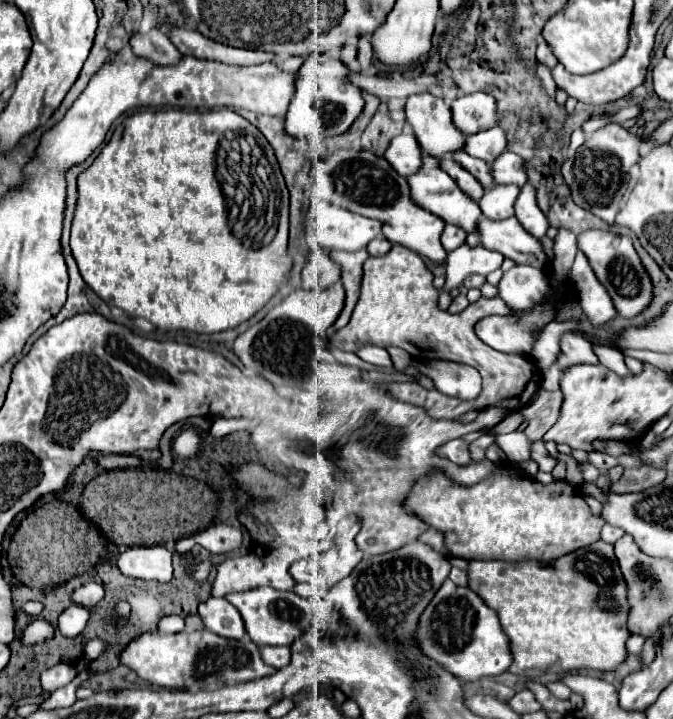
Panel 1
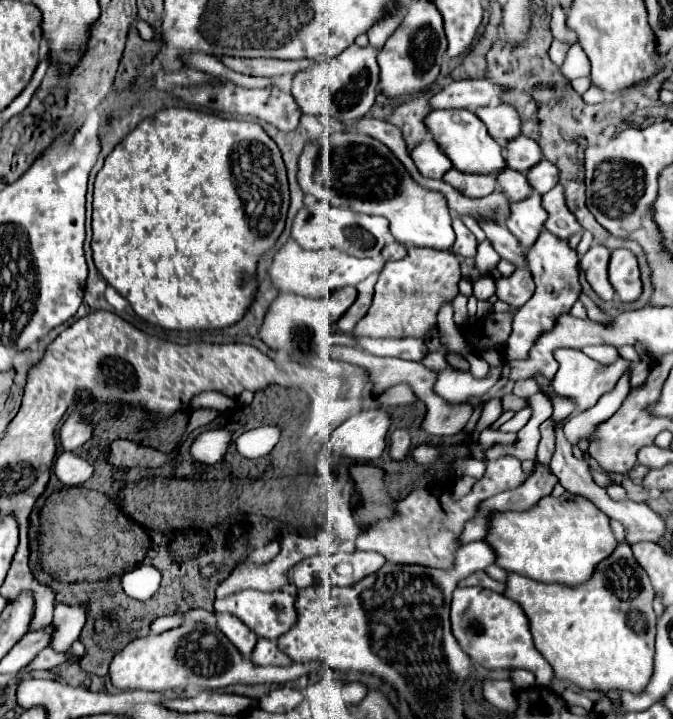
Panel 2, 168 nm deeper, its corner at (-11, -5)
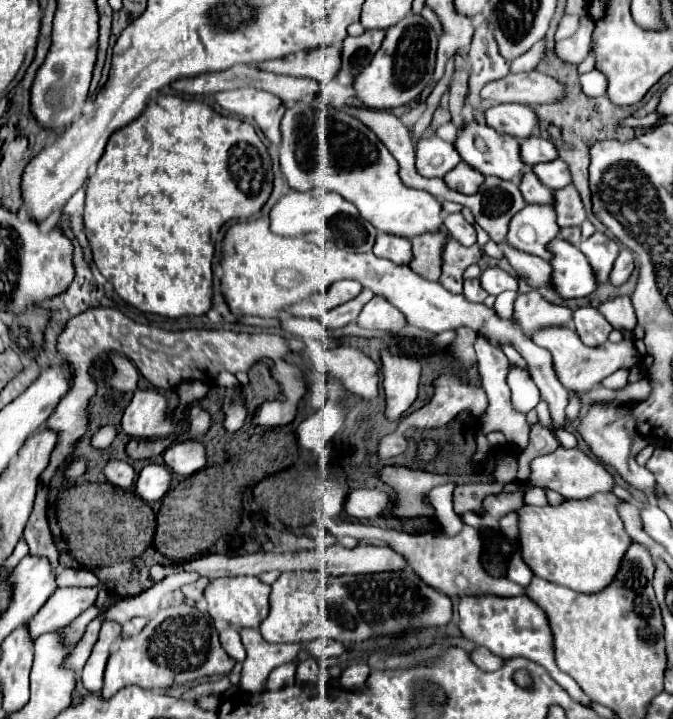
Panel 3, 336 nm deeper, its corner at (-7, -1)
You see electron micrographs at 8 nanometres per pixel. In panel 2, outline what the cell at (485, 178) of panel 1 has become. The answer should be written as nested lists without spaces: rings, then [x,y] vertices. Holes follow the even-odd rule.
[[[504,167],[504,169],[496,171],[494,177],[500,185],[500,191],[504,191],[504,195],[508,195],[510,201],[522,201],[530,193],[530,185],[528,185],[524,173]]]

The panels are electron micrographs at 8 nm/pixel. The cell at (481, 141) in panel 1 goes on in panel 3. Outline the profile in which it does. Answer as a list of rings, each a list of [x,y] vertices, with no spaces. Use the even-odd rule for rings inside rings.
[[[528,137],[520,141],[520,151],[522,151],[522,159],[528,167],[534,167],[536,163],[544,163],[544,161],[554,161],[558,157],[556,145],[548,139],[542,137]]]

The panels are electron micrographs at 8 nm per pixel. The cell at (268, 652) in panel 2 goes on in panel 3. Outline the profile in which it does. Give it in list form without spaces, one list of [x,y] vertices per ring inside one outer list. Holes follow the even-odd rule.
[[[244,627],[244,629],[238,629],[238,633],[248,653],[246,661],[242,663],[240,687],[250,693],[264,691],[270,671],[282,663],[296,659],[298,653],[304,649],[304,645],[300,643],[268,643],[258,633],[258,629]]]

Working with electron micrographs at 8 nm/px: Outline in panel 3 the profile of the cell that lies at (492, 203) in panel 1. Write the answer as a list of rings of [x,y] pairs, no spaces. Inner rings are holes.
[[[526,205],[512,217],[506,243],[524,253],[550,261],[552,253],[548,253],[548,243],[558,237],[558,231],[560,227],[556,223],[554,207]]]

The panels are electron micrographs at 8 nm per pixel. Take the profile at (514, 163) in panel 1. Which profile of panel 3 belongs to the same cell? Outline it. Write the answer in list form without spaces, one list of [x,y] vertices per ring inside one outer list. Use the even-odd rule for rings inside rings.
[[[556,159],[556,161],[548,161],[548,163],[538,163],[536,167],[532,167],[534,173],[538,175],[538,179],[548,185],[550,189],[560,189],[560,187],[566,187],[572,183],[572,177],[570,177],[570,169],[568,165],[562,161],[562,159]]]

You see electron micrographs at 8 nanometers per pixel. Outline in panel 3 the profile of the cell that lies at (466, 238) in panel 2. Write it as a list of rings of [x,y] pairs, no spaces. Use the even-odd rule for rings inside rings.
[[[452,213],[444,217],[444,227],[450,231],[450,235],[454,239],[458,239],[462,245],[470,247],[472,243],[476,243],[476,231],[474,227],[464,219],[462,213]]]

